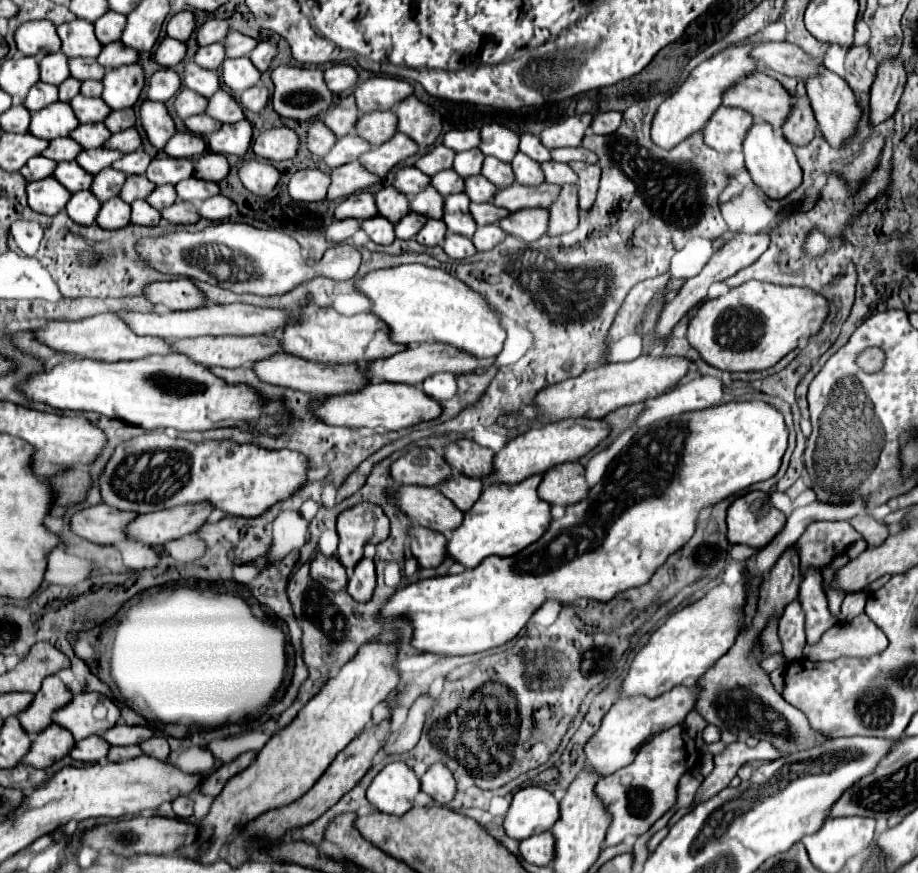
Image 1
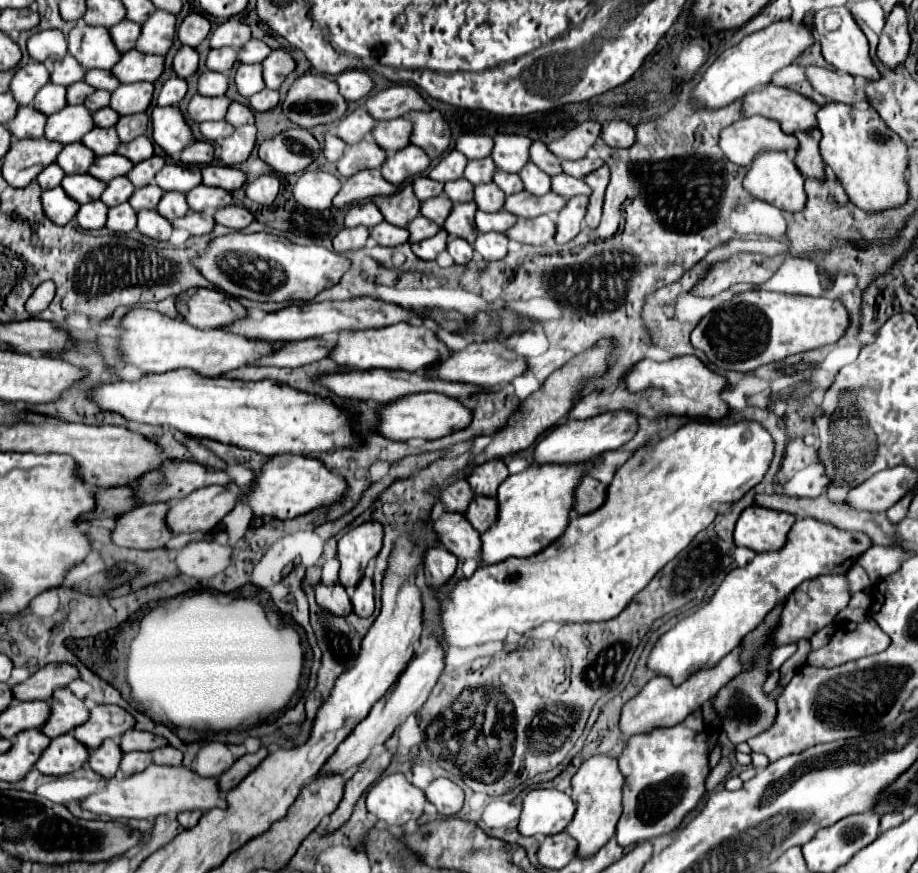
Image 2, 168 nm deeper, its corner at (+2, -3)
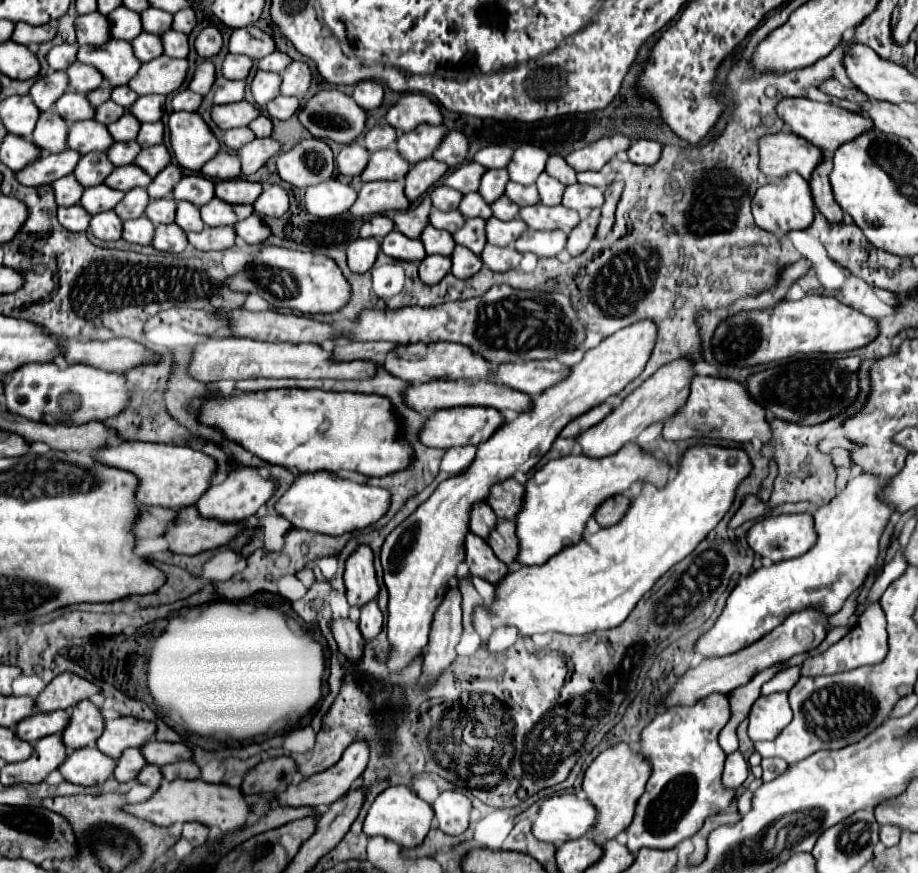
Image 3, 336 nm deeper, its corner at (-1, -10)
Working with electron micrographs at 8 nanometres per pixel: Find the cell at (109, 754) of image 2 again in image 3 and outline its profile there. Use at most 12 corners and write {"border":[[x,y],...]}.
{"border":[[139,748],[117,760],[115,780],[129,782],[147,766]]}

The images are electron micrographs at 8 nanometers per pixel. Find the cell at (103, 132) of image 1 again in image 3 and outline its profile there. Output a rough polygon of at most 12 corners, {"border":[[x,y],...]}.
{"border":[[115,142],[107,156],[115,166],[133,164],[141,146]]}

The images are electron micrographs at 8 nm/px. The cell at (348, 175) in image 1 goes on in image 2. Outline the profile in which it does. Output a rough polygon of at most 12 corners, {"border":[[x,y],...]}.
{"border":[[364,169],[342,181],[332,205],[392,195],[398,187],[378,169]]}

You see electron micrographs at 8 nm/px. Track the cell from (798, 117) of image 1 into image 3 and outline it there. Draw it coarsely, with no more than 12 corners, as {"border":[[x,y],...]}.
{"border":[[831,158],[813,172],[809,182],[819,212],[829,222],[845,222],[833,198]]}

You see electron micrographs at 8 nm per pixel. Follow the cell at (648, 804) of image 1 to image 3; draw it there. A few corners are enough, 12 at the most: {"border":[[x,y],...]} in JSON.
{"border":[[727,696],[641,734],[653,774],[627,848],[675,848],[735,800],[717,736]]}

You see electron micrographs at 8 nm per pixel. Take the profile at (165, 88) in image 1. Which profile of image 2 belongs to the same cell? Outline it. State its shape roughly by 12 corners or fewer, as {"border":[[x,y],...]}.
{"border":[[170,77],[158,105],[176,105],[186,95],[186,81]]}

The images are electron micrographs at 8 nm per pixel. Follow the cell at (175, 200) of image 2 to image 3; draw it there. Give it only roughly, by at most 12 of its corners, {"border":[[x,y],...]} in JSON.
{"border":[[191,202],[177,204],[175,222],[185,232],[205,228],[199,208]]}

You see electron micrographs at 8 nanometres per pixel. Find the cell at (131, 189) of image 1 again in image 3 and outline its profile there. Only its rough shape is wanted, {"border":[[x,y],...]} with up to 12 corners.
{"border":[[151,200],[145,216],[153,224],[171,224],[177,202]]}

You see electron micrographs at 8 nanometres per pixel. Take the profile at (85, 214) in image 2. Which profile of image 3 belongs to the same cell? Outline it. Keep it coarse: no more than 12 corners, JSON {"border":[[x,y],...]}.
{"border":[[115,210],[95,214],[91,232],[99,240],[119,240],[123,222]]}

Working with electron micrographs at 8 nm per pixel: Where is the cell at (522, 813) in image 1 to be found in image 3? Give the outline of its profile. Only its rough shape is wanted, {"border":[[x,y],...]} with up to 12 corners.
{"border":[[575,794],[541,804],[533,834],[563,844],[595,826],[595,806]]}

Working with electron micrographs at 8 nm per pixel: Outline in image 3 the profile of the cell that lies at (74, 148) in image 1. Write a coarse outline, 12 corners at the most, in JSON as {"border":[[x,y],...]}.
{"border":[[105,152],[81,156],[73,174],[83,186],[103,184],[111,174]]}

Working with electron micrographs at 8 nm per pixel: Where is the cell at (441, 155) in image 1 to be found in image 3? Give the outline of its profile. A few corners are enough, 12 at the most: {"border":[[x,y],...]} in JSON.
{"border":[[467,162],[445,176],[463,194],[477,192],[485,168]]}

